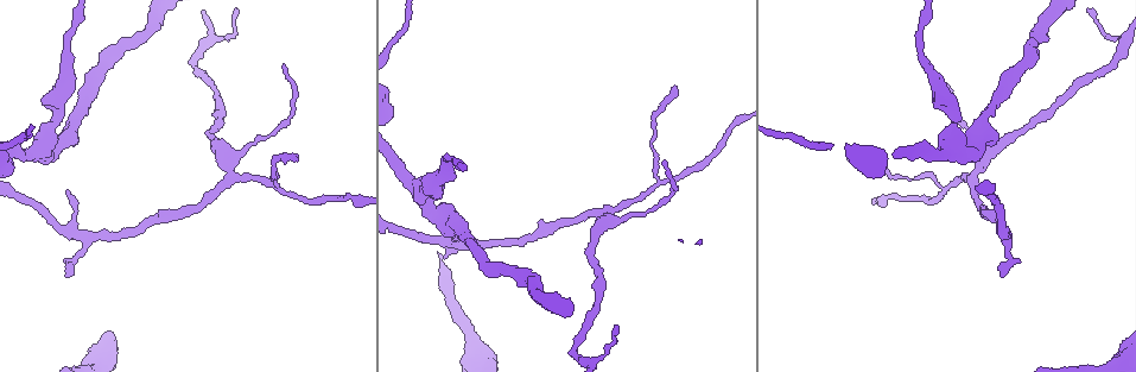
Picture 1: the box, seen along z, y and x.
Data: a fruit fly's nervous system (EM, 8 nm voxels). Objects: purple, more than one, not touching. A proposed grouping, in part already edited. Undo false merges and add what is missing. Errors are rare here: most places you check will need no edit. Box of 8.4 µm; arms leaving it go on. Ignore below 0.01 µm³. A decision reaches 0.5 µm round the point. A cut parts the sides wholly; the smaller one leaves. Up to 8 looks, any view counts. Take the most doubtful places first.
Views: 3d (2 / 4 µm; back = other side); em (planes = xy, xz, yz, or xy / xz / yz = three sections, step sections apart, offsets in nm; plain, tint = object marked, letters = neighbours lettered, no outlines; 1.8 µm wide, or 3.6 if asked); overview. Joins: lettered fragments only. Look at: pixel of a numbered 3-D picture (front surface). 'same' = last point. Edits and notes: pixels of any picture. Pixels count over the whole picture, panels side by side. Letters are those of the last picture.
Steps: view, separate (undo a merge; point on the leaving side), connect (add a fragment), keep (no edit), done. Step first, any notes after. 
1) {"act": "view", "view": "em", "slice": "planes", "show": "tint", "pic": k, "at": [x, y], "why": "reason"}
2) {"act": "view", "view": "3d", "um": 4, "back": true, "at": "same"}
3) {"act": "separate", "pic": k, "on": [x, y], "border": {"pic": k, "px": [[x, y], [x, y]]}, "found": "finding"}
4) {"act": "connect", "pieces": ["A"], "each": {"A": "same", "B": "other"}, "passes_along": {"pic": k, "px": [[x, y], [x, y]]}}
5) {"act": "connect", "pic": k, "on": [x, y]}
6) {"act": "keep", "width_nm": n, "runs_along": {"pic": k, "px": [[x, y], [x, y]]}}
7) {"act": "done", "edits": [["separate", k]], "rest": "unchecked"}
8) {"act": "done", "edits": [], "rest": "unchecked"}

{"act": "view", "view": "em", "slice": "planes", "show": "letters", "pic": 1, "at": [67, 274], "why": "free end"}

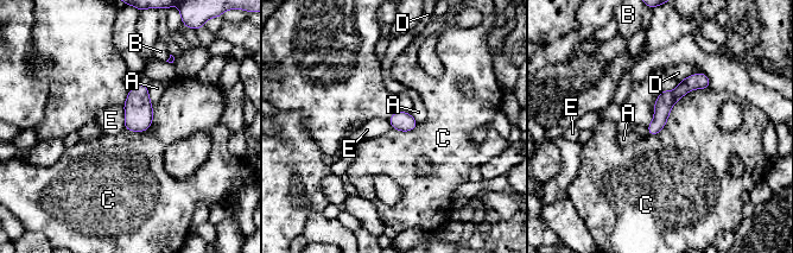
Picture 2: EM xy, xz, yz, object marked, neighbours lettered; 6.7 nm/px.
{"act": "keep", "each": {"A": "other", "B": "other", "C": "other", "D": "other", "E": "other"}, "found": "none of them fits"}

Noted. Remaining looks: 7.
{"act": "view", "view": "3d", "um": 2, "pic": 1, "at": [285, 64], "why": "an open end"}

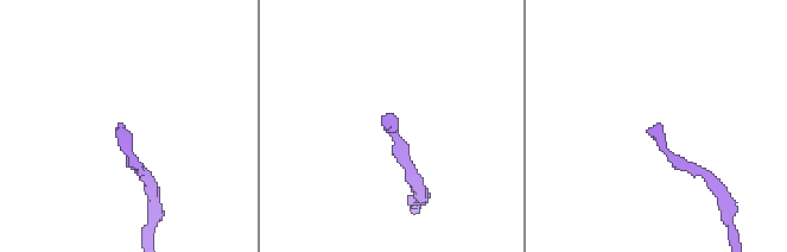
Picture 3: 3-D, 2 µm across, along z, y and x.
{"act": "view", "view": "em", "slice": "xy", "step": 8, "show": "letters", "pic": 3, "at": [382, 118]}

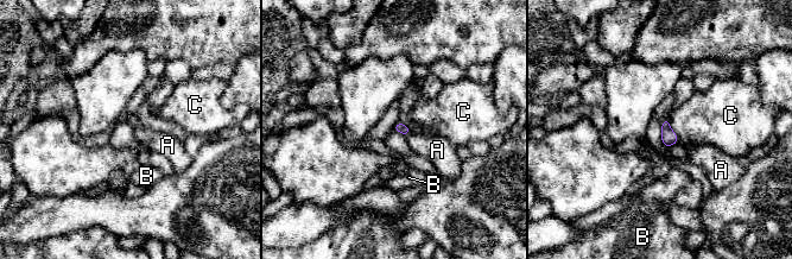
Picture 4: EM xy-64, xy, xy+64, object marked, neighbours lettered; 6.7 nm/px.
{"act": "keep", "each": {"A": "other", "B": "other", "C": "other"}, "border": {"pic": 4, "px": [[411, 132], [406, 136]]}, "found": "none of them fits"}

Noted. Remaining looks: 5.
{"act": "view", "view": "3d", "um": 4, "pic": 1, "at": [415, 191], "why": "side arm on a straight run"}

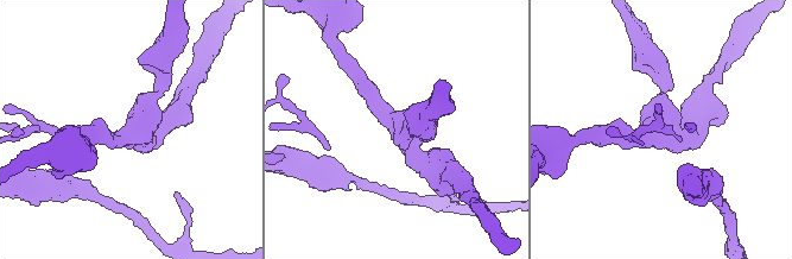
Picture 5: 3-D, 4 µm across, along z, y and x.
{"act": "view", "view": "em", "slice": "planes", "show": "tint", "pic": 5, "at": [401, 126], "arms": 3, "arm_widths_nm": [180, 240, 260], "why": "need the tissue"}

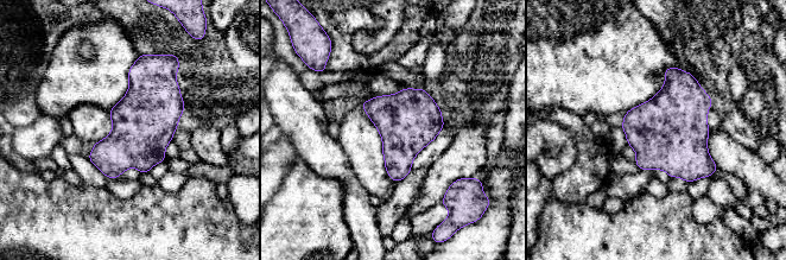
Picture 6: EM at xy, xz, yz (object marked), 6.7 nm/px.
{"act": "view", "view": "em", "slice": "planes", "show": "letters", "at": "same", "why": "what lies round it"}

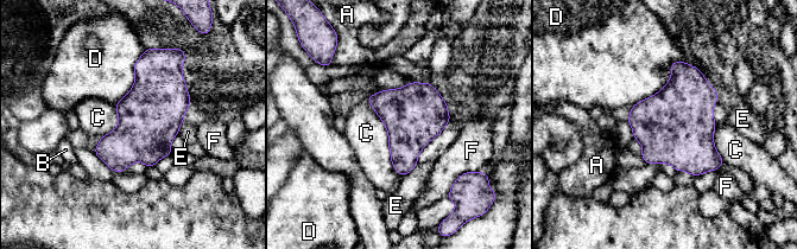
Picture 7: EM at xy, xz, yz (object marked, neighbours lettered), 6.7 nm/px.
{"act": "keep", "each": {"A": "other", "B": "other", "C": "other", "D": "other", "E": "other", "F": "other"}, "border": {"pic": 7, "px": [[366, 100], [386, 129], [398, 173]]}, "found": "one cell here"}

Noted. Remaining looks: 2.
{"act": "done", "edits": [], "rest": "unchecked"}

